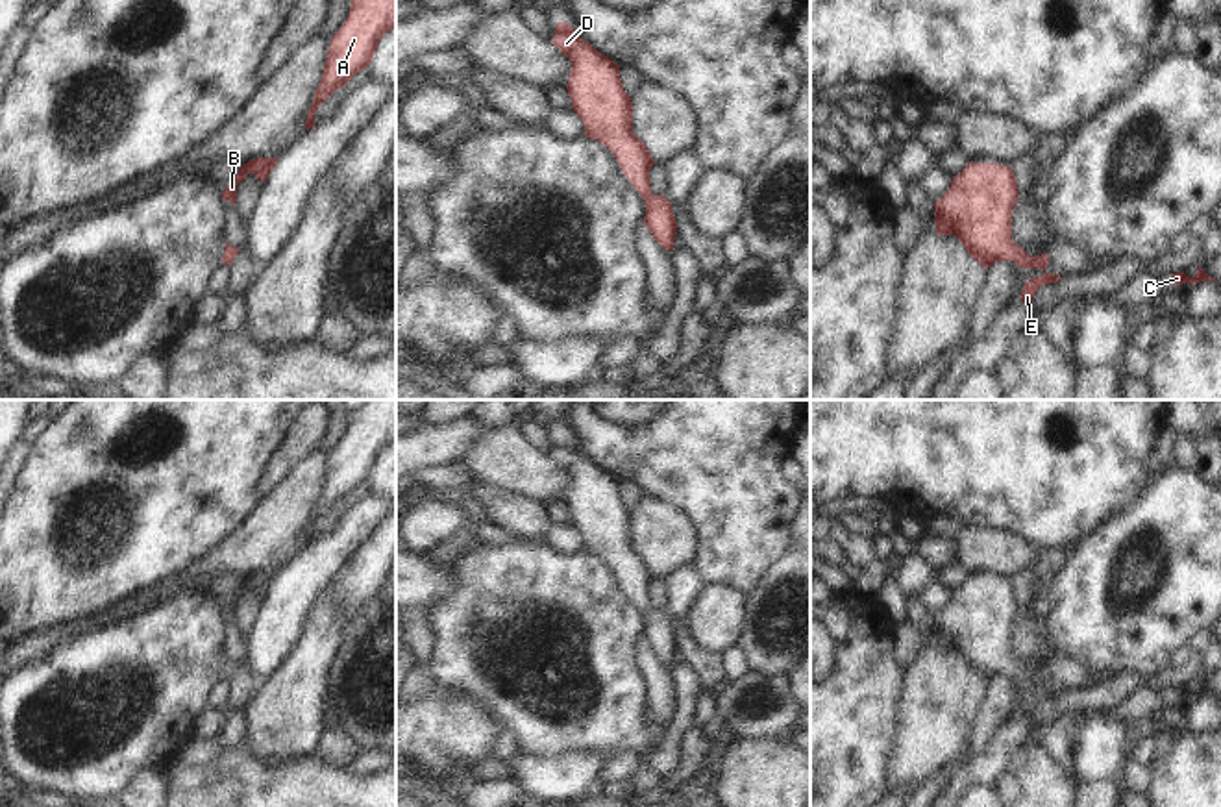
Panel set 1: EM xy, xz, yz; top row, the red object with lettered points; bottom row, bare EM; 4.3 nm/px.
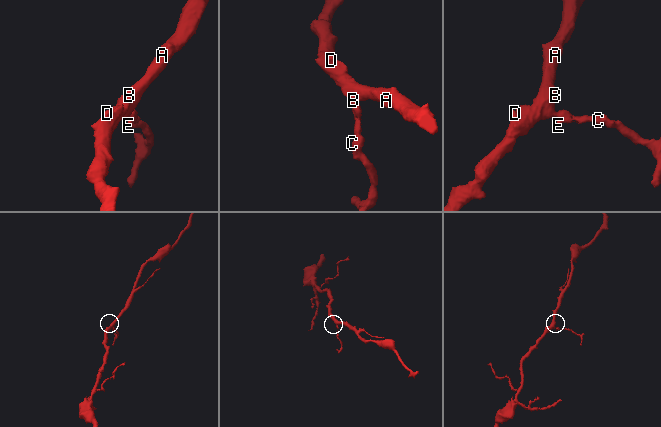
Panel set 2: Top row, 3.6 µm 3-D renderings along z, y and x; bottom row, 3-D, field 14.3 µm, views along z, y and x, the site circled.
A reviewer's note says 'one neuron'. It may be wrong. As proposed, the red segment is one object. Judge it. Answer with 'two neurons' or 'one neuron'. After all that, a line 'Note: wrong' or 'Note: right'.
one neuron
Note: right

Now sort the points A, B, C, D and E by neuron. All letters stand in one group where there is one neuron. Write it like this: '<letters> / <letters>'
A B C D E

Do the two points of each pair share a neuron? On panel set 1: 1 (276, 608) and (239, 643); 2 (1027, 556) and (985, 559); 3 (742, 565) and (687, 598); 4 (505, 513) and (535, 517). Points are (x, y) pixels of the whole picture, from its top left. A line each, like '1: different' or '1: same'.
1: different
2: same
3: different
4: same

